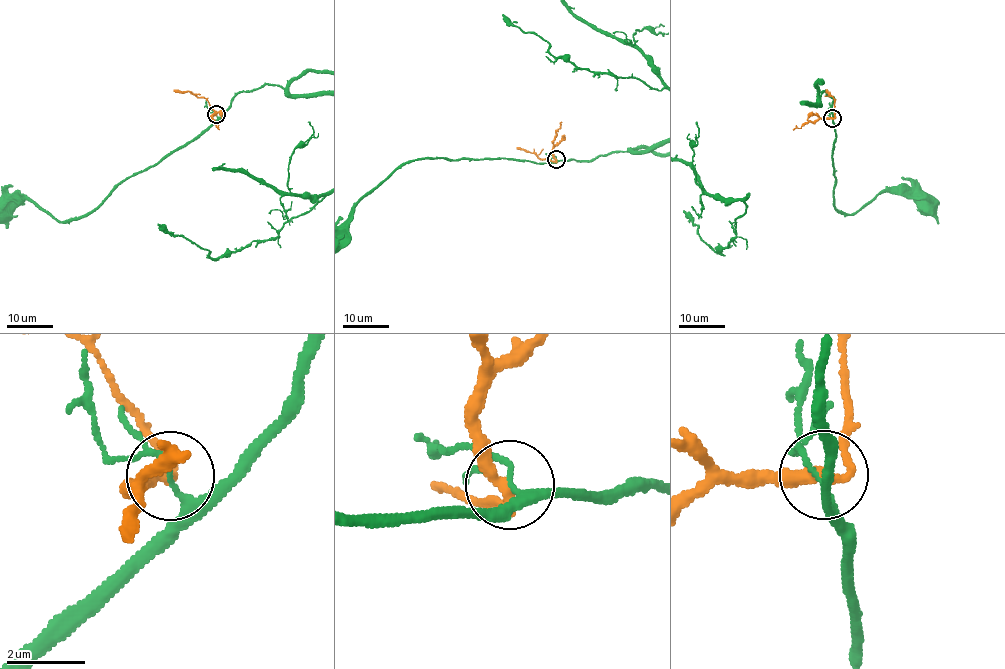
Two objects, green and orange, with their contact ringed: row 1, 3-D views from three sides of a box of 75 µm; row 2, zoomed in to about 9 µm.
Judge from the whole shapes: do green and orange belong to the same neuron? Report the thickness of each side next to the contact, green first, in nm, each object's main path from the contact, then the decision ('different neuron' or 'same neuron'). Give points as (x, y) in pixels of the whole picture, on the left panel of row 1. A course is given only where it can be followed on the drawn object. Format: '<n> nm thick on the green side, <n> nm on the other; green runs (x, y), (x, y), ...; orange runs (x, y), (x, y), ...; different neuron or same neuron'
150 nm thick on the green side, 280 nm on the other; green runs (216, 115), (197, 136), (126, 178), (85, 214), (56, 221), (32, 202), (13, 197); orange runs (216, 115), (202, 97), (192, 92), (173, 90); different neuron

